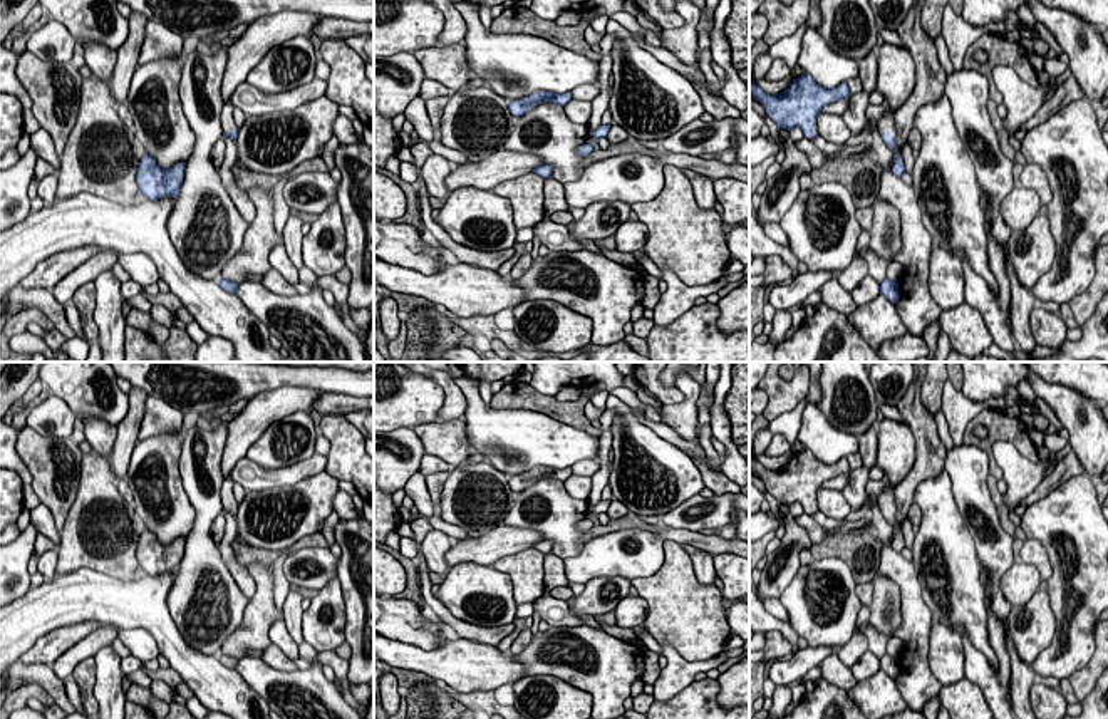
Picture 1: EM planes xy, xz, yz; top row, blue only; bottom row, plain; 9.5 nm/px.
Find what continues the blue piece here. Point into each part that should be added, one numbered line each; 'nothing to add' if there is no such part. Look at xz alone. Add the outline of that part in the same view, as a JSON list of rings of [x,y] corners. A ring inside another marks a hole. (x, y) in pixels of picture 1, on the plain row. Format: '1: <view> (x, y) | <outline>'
nothing to add

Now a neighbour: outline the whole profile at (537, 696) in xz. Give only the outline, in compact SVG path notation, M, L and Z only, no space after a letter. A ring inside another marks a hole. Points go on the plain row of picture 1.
M530 675L513 684L515 709L526 719L590 719L592 694L553 675Z

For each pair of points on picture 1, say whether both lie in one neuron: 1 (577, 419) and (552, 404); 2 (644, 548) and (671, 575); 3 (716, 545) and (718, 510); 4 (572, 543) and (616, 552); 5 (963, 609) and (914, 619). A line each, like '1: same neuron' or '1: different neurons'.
1: same neuron
2: different neurons
3: different neurons
4: different neurons
5: different neurons

